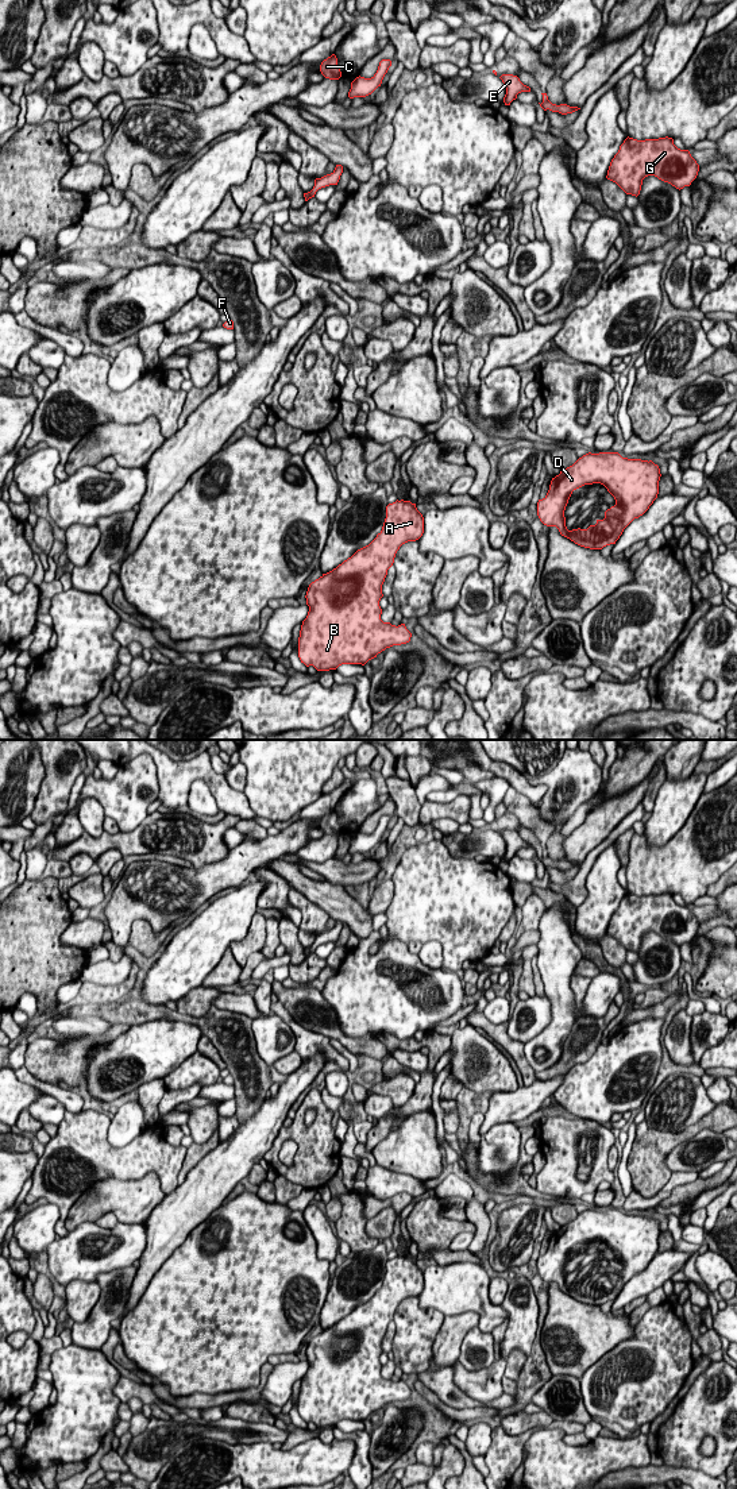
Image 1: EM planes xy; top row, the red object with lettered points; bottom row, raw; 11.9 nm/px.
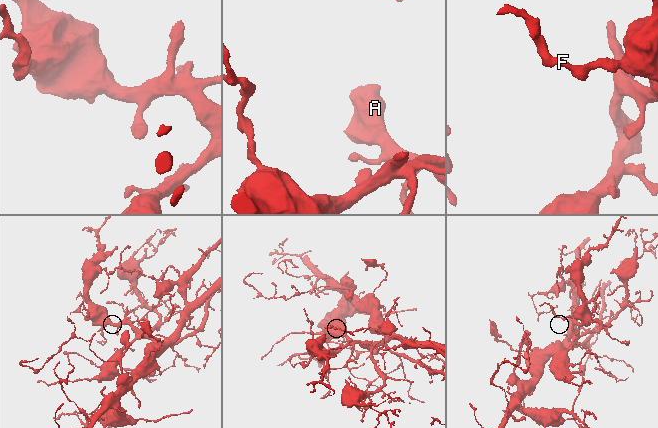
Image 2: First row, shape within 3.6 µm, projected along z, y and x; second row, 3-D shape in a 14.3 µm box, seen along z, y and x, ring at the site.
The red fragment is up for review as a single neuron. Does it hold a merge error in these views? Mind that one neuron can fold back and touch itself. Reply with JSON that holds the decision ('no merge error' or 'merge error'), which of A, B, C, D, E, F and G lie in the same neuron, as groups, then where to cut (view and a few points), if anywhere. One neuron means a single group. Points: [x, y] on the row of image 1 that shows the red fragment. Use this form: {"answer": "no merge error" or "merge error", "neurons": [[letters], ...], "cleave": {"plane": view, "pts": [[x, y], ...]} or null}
{"answer": "no merge error", "neurons": [["A", "B", "C", "D", "E", "F", "G"]], "cleave": null}

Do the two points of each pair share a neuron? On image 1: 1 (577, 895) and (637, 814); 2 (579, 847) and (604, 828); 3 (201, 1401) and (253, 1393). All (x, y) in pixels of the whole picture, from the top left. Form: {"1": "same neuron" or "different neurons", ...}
{"1": "same neuron", "2": "same neuron", "3": "same neuron"}

